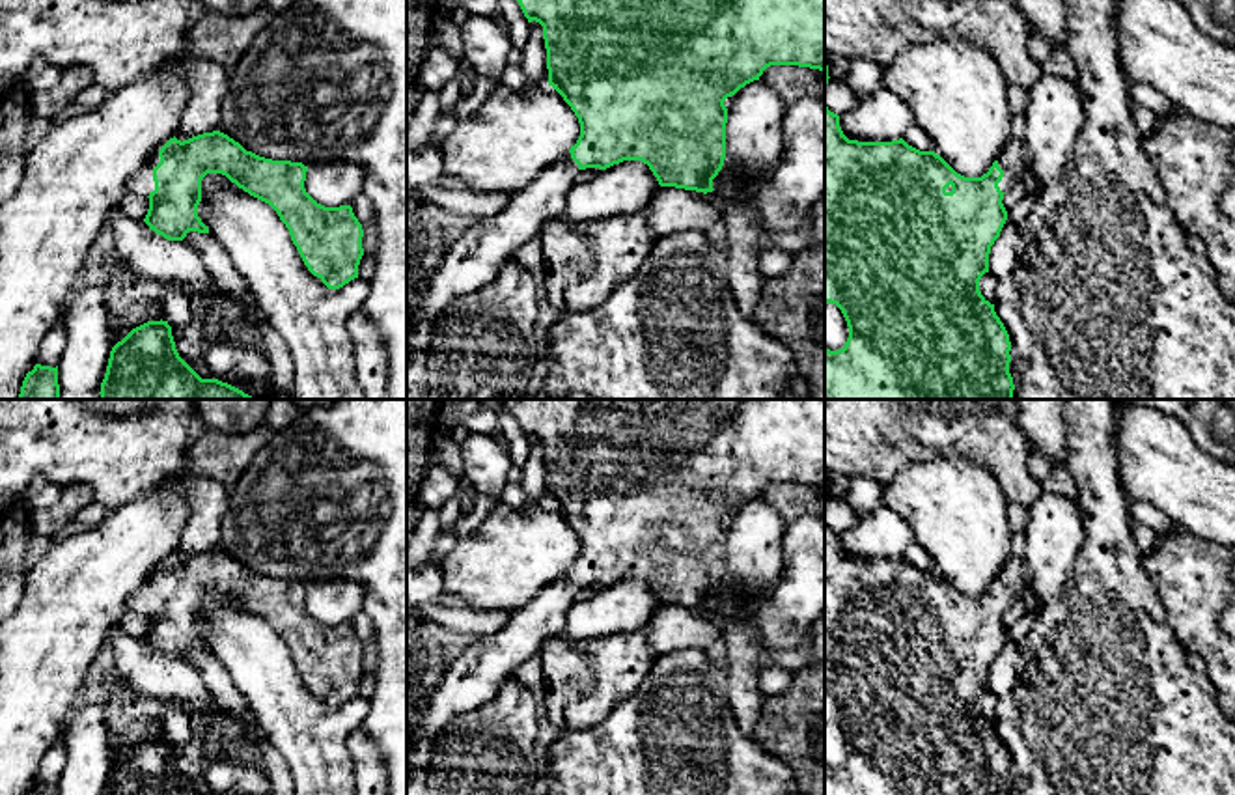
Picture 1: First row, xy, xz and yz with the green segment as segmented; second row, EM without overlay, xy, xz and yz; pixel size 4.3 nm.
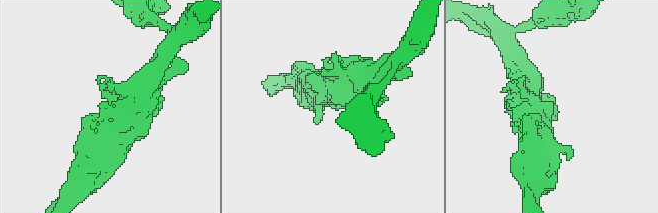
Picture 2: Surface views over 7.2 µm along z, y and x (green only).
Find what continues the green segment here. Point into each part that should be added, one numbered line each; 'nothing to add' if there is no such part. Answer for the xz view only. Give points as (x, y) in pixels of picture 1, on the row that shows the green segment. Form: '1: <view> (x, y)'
1: xz (474, 260)

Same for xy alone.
1: xy (142, 183)

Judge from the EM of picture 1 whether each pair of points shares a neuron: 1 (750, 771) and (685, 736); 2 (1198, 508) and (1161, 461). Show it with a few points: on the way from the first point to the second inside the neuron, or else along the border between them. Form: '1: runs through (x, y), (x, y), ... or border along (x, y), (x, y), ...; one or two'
1: runs through (734, 764), (726, 756), (706, 756), (702, 753); one
2: runs through (1196, 497), (1172, 473); one

